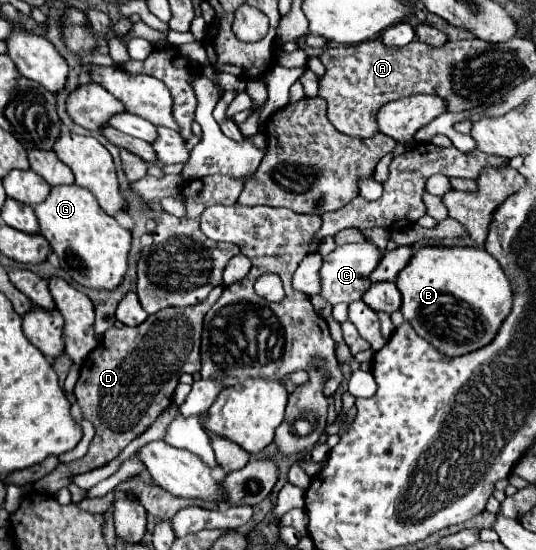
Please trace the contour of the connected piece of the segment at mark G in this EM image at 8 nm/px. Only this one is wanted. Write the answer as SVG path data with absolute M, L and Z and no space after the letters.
M77 184L53 186L49 196L33 206L41 234L49 240L51 250L59 256L61 268L81 286L111 290L121 284L127 270L127 252L131 248L131 232L105 214L95 196Z

